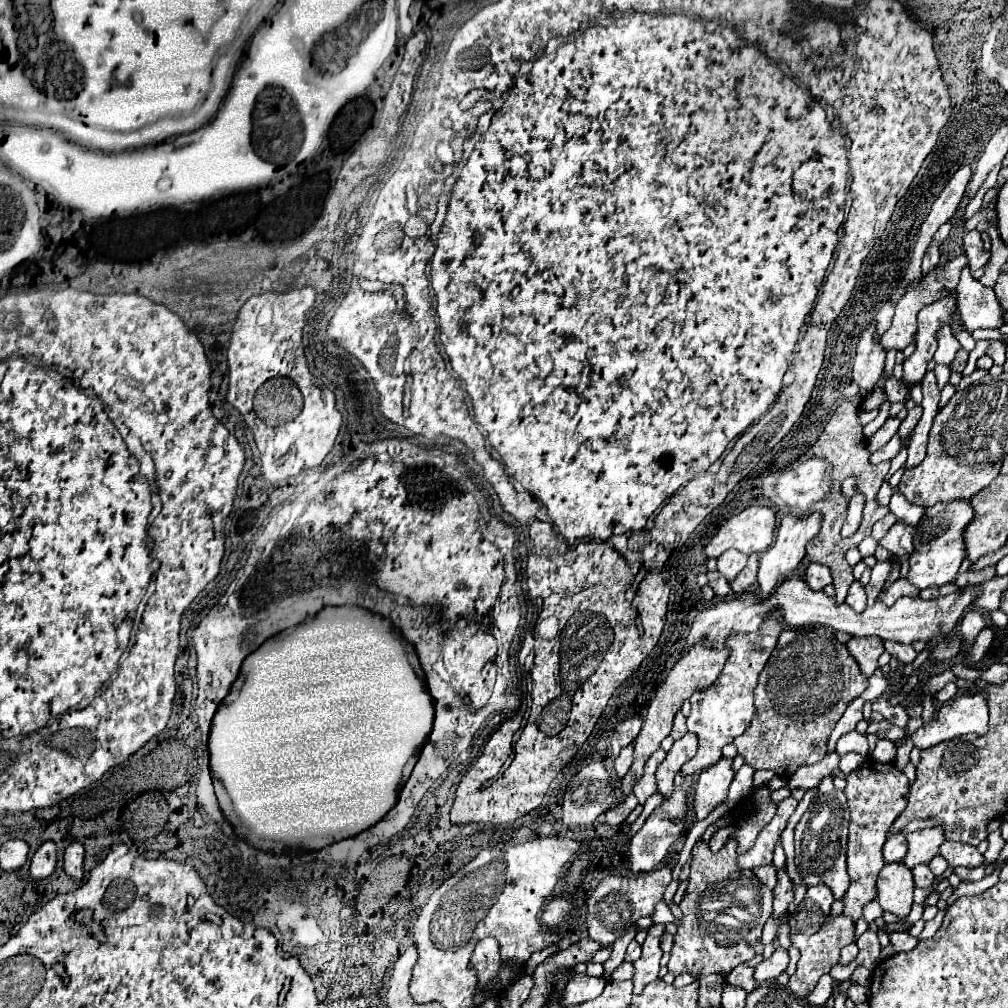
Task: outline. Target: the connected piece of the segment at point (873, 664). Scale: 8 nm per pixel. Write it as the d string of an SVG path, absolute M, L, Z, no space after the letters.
M873 637L873 643L871 643L871 639L851 639L847 643L847 649L859 663L861 673L867 679L873 677L873 673L877 669L877 659L883 653L883 641L879 637Z

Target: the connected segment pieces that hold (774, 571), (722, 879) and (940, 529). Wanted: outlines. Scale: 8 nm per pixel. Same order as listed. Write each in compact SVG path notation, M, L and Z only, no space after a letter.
M791 513L783 515L781 523L779 523L779 529L775 533L775 541L773 545L761 555L759 559L759 575L757 575L757 583L761 587L761 595L771 595L771 591L779 585L779 577L781 581L785 577L789 577L797 565L801 563L803 555L805 555L805 545L819 533L819 527L821 527L821 519L823 515L821 513L811 513L809 517L795 517Z
M729 841L719 853L711 853L711 849L705 843L697 843L693 849L693 861L691 861L691 875L689 875L689 887L687 897L681 901L683 919L677 921L677 933L675 933L675 945L671 949L669 959L669 973L671 975L709 975L709 973L721 973L727 975L733 967L749 961L755 957L755 943L761 941L761 931L765 921L769 919L773 911L773 891L765 887L751 869L739 869L737 867L737 843Z
M959 499L953 503L935 503L925 509L923 519L915 527L913 545L915 551L909 557L909 573L907 579L911 585L925 589L929 585L945 585L951 583L965 559L965 541L961 539L961 531L973 521L973 507L969 499Z

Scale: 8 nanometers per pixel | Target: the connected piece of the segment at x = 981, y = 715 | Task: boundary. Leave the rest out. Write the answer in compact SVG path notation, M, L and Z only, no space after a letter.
M981 693L977 695L959 695L947 705L941 705L937 709L937 719L923 723L913 735L911 741L915 747L929 749L941 741L975 733L975 735L985 735L987 733L987 721L989 721L989 711L985 697Z

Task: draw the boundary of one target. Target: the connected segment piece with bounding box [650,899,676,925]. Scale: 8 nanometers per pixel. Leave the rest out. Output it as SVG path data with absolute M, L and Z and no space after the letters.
M662 899L655 907L653 915L650 916L653 920L654 925L673 923L675 924L676 919L673 916L670 908Z

